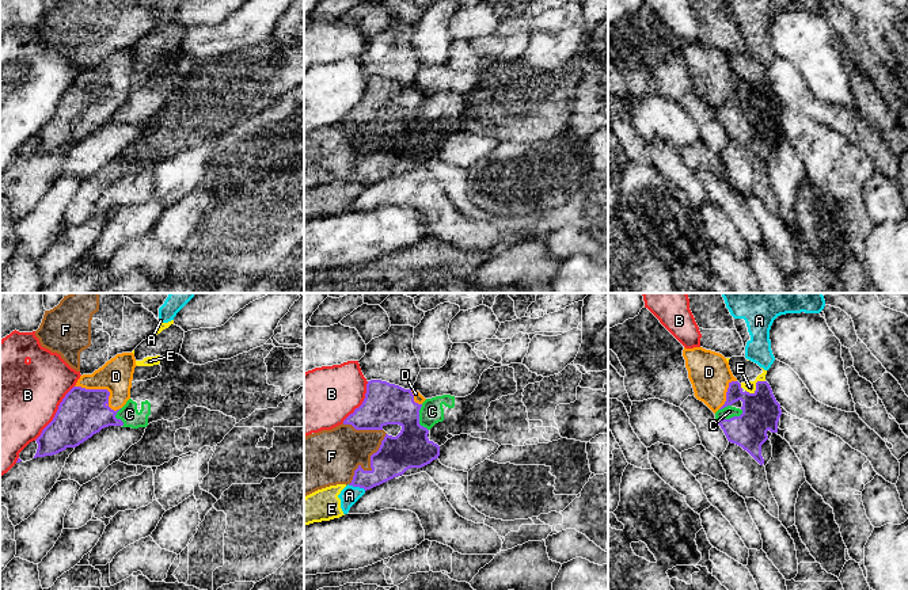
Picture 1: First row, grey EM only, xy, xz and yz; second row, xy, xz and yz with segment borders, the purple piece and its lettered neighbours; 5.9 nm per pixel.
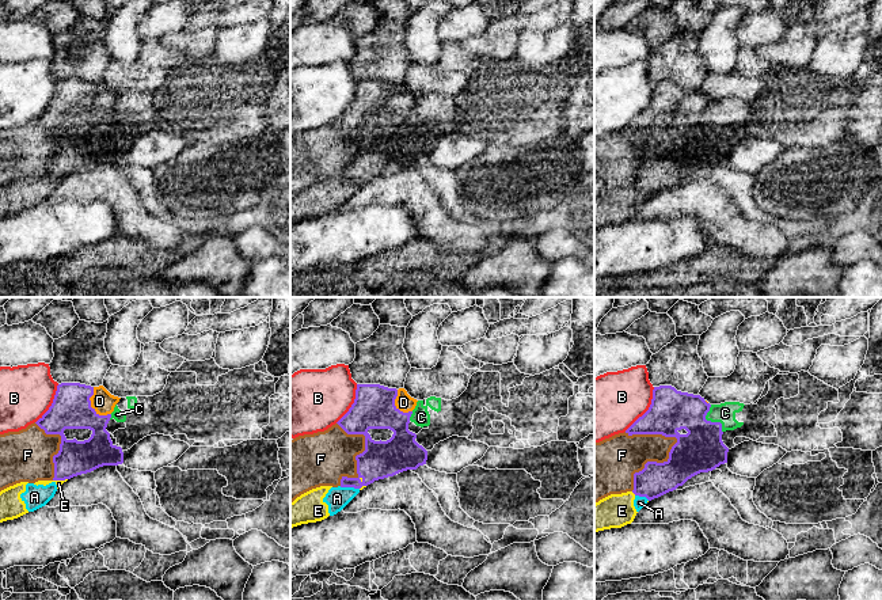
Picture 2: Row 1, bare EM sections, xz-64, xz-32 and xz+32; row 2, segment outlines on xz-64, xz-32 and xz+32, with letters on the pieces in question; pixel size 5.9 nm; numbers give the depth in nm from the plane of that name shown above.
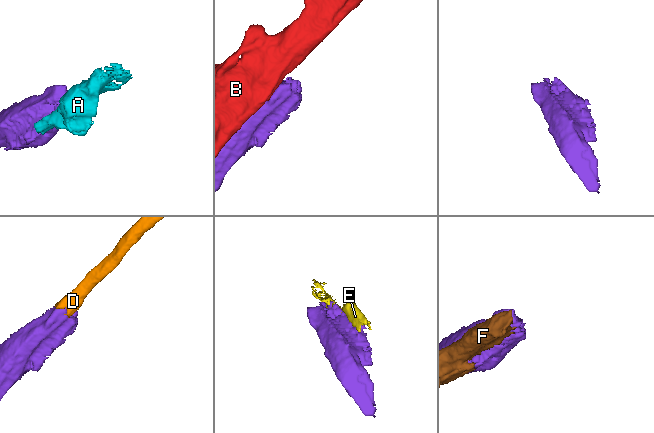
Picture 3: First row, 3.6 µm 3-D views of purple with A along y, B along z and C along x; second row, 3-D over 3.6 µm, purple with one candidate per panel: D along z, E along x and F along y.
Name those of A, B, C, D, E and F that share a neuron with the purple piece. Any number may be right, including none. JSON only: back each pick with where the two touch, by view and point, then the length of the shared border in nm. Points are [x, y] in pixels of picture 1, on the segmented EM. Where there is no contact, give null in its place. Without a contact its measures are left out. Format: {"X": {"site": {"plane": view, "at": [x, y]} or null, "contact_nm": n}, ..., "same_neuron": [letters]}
{"D": {"site": {"plane": "xy", "at": [105, 389]}, "contact_nm": 300}, "same_neuron": ["D"]}

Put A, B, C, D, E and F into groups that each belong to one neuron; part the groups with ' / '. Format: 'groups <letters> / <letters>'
groups A E / B / C / D / F

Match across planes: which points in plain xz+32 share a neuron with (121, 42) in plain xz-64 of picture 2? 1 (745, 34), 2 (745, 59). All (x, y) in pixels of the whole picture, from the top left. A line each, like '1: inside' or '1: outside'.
1: outside
2: outside

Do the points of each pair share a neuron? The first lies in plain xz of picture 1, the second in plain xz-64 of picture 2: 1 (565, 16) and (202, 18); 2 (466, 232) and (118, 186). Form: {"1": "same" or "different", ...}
{"1": "same", "2": "same"}

